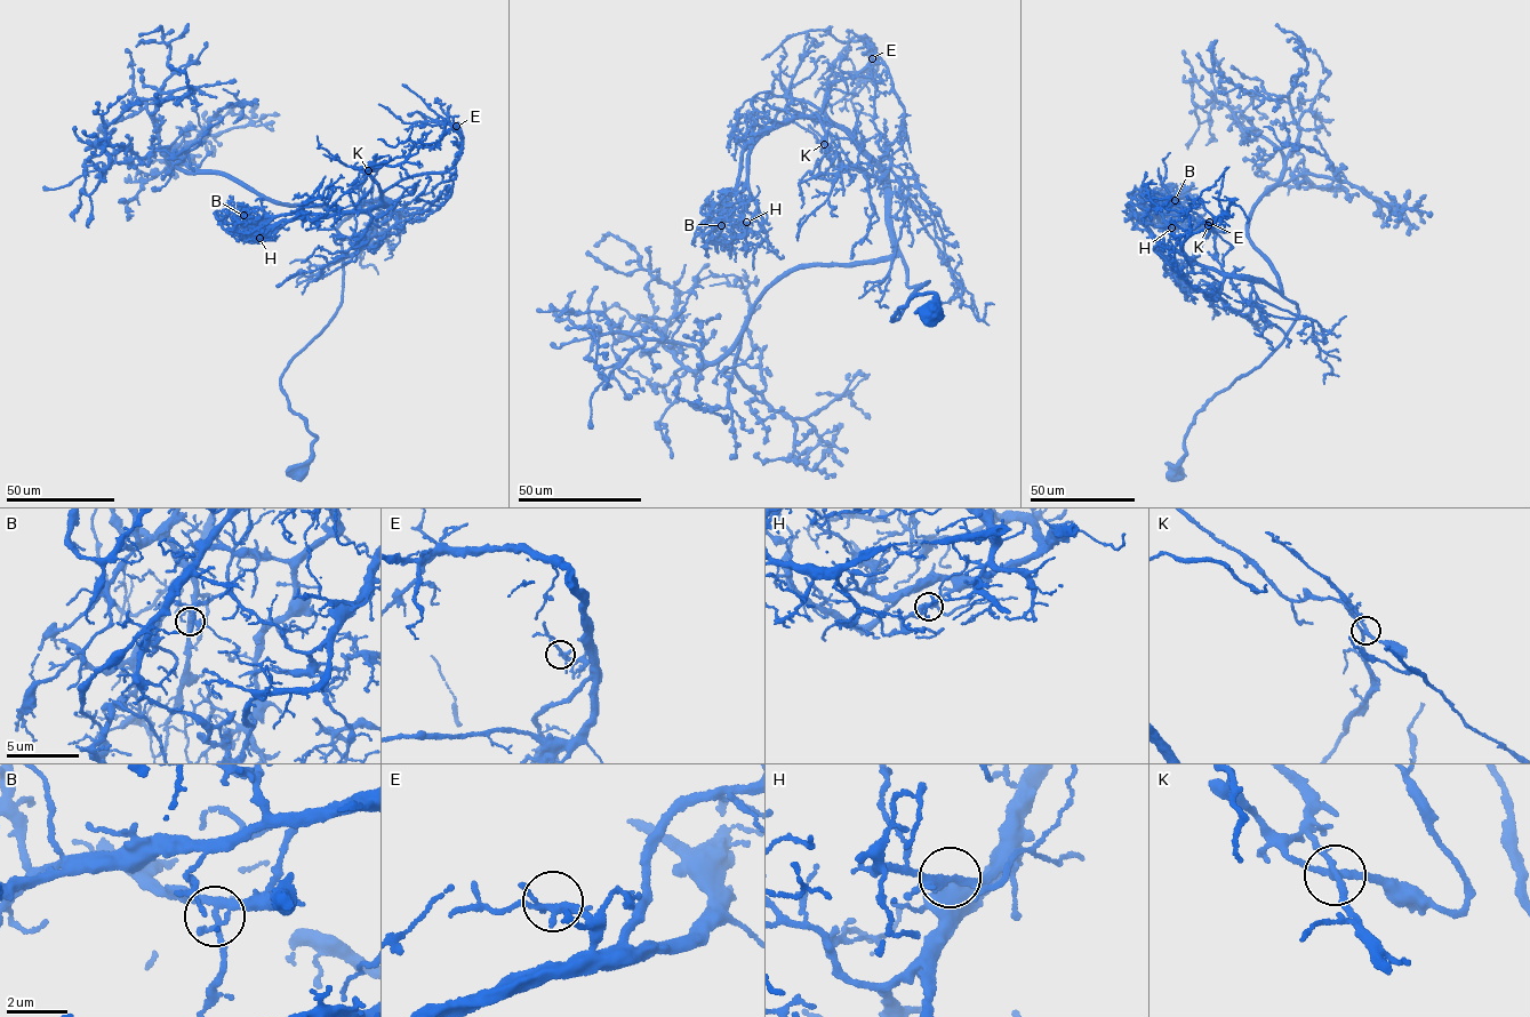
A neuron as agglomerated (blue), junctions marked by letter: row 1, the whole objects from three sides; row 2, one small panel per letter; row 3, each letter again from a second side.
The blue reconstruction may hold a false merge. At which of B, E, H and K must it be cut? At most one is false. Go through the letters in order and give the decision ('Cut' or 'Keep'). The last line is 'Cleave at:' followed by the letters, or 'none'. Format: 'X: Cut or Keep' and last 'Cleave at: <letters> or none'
B: Keep
E: Keep
H: Keep
K: Cut
Cleave at: K

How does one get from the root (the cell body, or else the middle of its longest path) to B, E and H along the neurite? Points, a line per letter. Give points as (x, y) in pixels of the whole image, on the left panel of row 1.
B: (301, 470), (317, 435), (281, 377), (339, 306), (337, 225), (381, 198), (391, 203), (243, 215)
E: (301, 470), (317, 435), (280, 383), (339, 306), (337, 225), (451, 167), (456, 126)
H: (301, 470), (317, 435), (281, 377), (339, 306), (337, 225), (381, 198), (391, 203), (301, 215), (259, 238)

